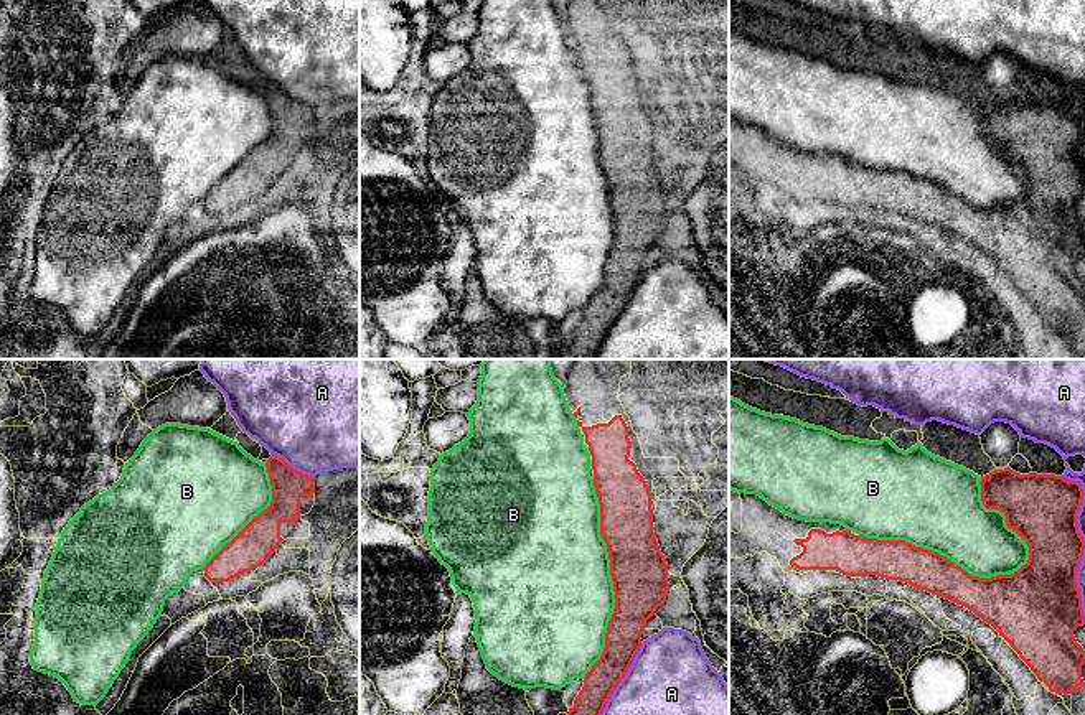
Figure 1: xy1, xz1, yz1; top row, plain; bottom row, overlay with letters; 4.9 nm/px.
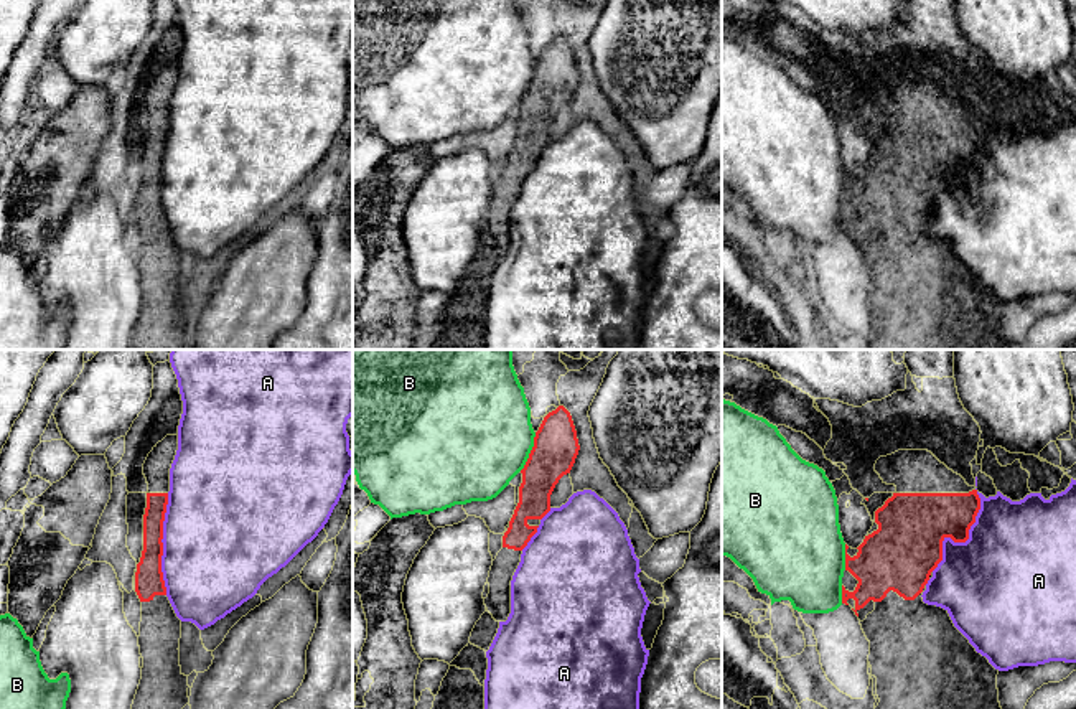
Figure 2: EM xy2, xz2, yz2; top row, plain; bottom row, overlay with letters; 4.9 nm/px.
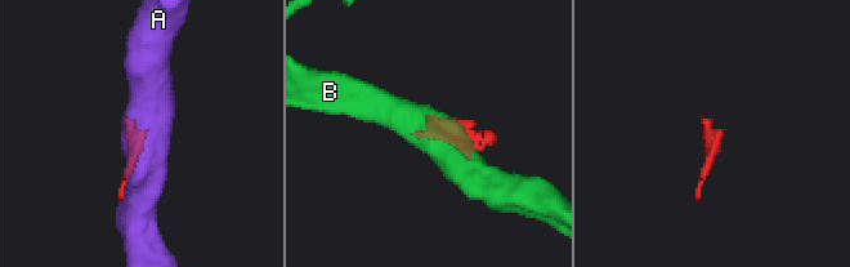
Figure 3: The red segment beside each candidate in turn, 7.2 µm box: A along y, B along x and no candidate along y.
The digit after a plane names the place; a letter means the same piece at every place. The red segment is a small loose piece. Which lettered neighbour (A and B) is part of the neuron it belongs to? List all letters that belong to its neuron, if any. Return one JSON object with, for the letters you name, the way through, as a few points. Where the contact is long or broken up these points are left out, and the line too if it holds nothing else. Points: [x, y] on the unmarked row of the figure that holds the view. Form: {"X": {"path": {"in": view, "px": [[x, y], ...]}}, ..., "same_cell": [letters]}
{"same_cell": []}

